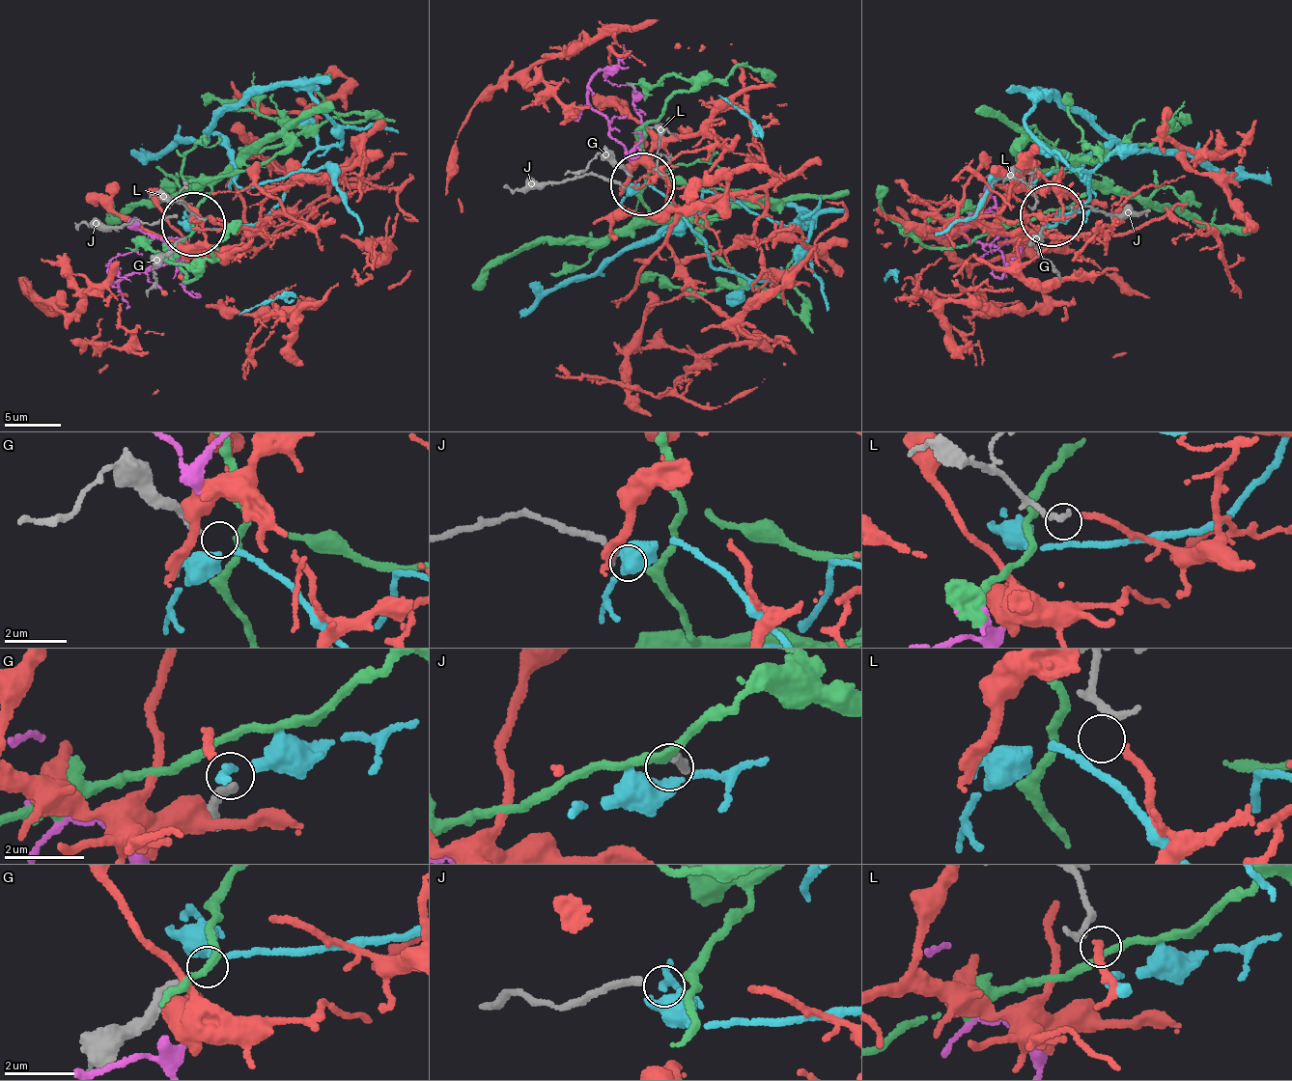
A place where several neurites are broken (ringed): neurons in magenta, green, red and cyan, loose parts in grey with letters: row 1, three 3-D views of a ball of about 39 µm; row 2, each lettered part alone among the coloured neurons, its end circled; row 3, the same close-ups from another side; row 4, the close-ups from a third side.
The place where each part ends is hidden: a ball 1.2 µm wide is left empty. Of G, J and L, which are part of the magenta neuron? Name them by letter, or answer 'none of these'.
none of these

